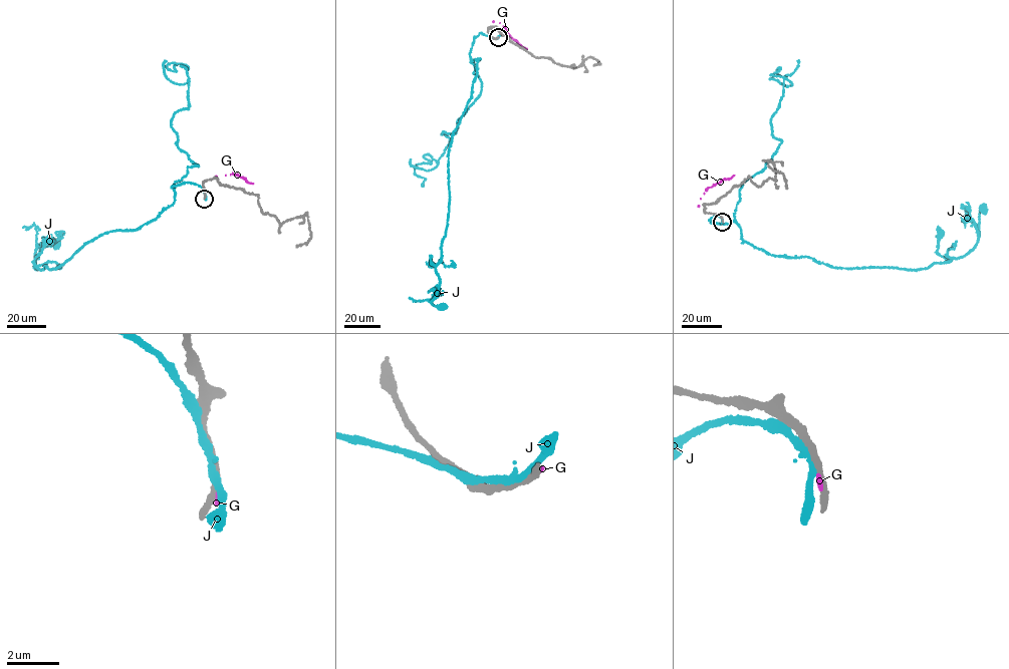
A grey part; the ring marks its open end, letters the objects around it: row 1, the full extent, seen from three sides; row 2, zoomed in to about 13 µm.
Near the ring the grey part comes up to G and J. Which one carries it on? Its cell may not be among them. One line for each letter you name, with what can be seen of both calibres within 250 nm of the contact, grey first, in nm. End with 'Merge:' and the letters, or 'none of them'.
Merge: none of them

